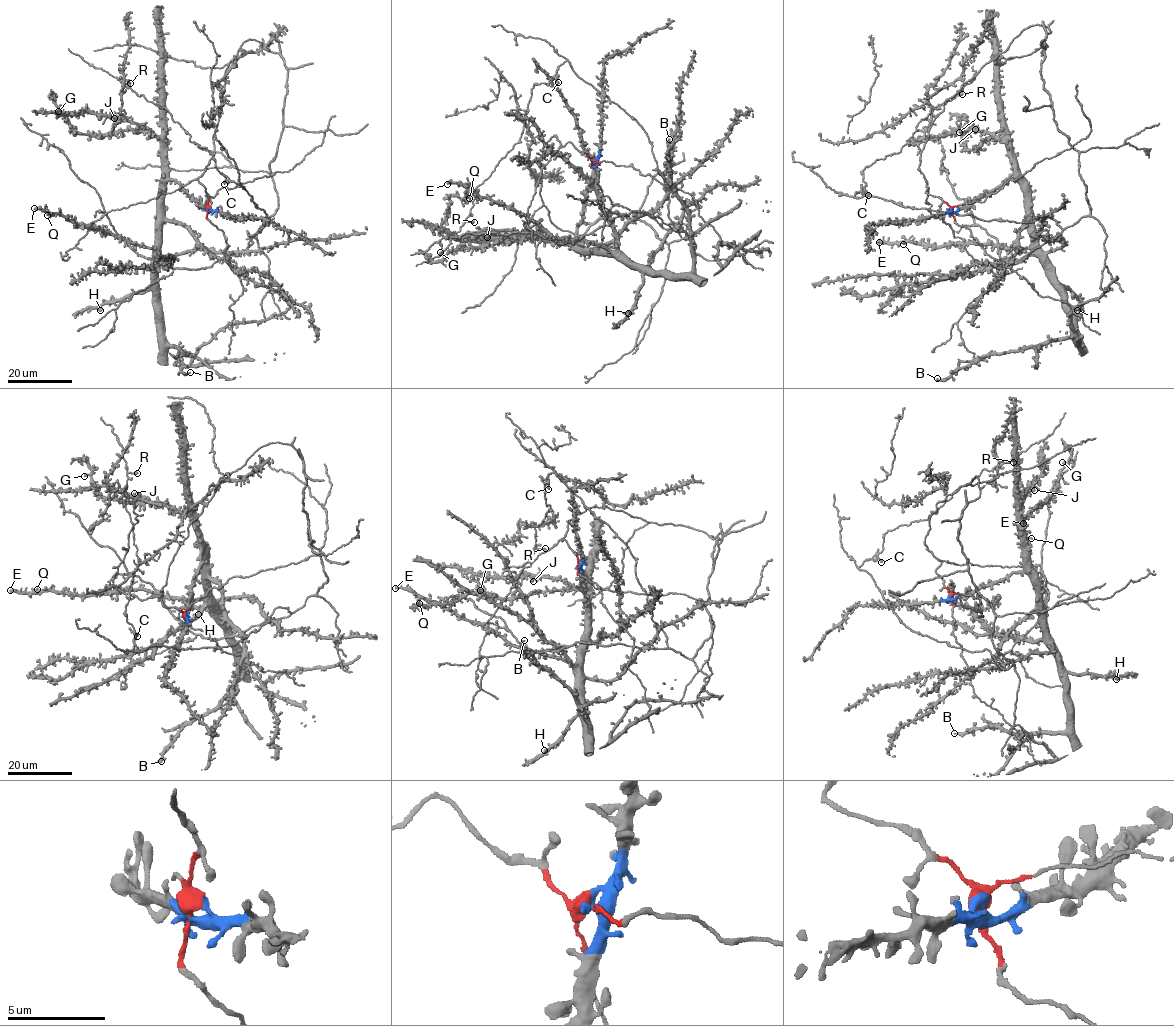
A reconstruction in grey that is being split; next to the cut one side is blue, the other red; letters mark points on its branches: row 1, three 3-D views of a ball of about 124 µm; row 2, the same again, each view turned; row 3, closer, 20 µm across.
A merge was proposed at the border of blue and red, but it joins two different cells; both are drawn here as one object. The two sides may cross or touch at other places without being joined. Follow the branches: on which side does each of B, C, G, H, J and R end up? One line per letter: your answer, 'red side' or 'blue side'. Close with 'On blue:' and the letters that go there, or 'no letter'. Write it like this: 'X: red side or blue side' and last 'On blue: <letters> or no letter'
B: blue side
C: red side
G: blue side
H: blue side
J: blue side
R: red side
On blue: B, G, H, J

